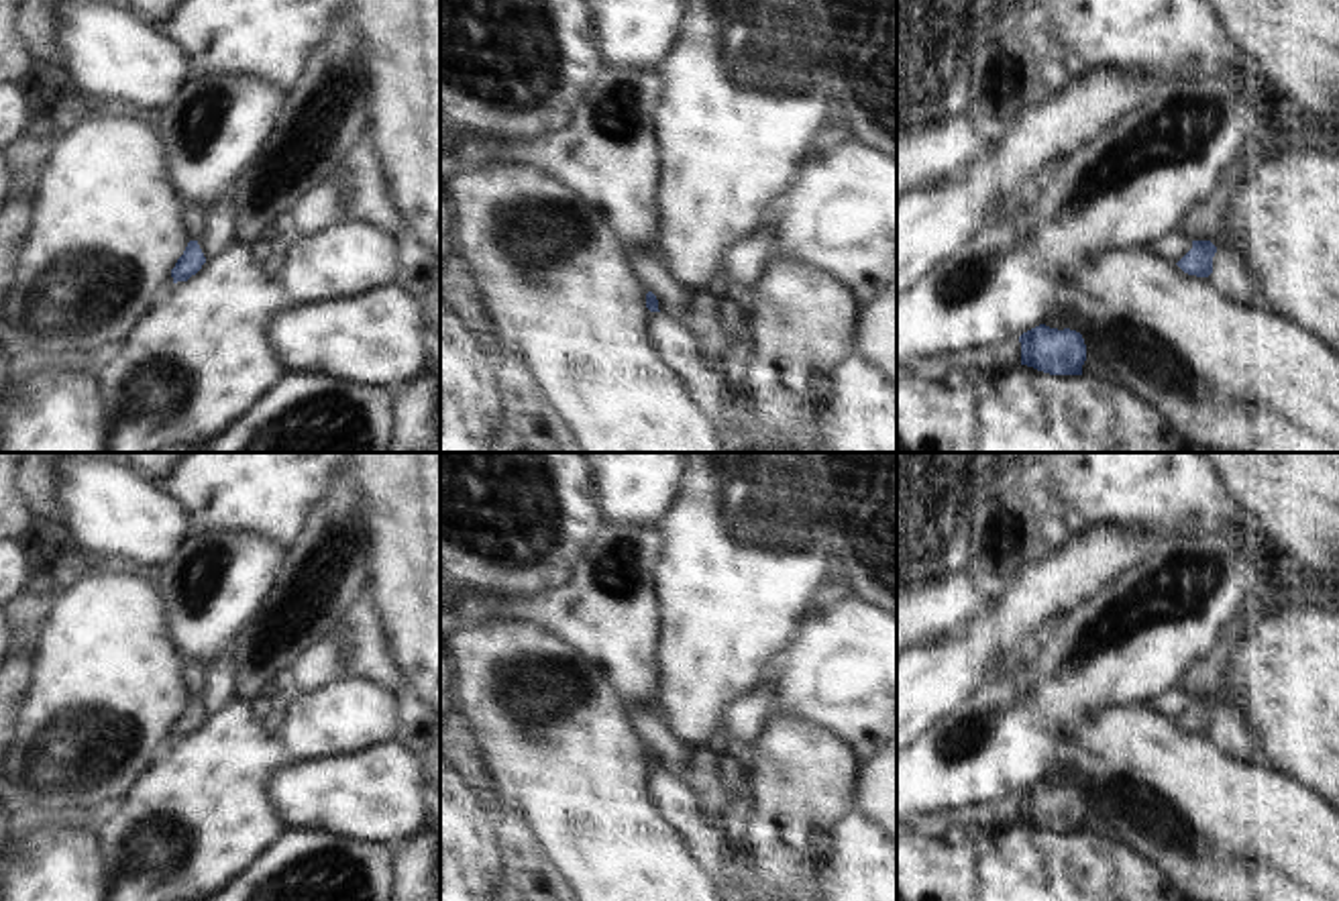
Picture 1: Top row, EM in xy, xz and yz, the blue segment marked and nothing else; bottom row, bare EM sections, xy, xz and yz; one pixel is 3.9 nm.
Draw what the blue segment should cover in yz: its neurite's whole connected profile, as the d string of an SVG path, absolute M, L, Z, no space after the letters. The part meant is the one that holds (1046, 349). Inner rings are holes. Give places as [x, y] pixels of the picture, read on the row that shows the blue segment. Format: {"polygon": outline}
{"polygon": "M1039 324L1019 336L1021 365L1050 375L1082 375L1086 344L1080 332Z"}

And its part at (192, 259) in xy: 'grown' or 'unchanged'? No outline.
grown

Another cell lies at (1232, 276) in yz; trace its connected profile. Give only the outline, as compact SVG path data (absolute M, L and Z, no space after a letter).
M1227 238L1217 245L1209 279L1221 296L1233 298L1235 302L1262 302L1262 283L1253 273L1245 245L1239 238Z

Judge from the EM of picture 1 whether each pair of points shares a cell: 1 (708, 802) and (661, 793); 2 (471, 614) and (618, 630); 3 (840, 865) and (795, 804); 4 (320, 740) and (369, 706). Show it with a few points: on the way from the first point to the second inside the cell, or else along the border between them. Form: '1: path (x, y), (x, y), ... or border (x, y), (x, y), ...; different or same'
1: border (677, 777), (695, 804), (718, 822); different
2: path (508, 610), (581, 612); same
3: border (852, 808), (824, 834); different
4: path (333, 728), (343, 718), (357, 714); same

